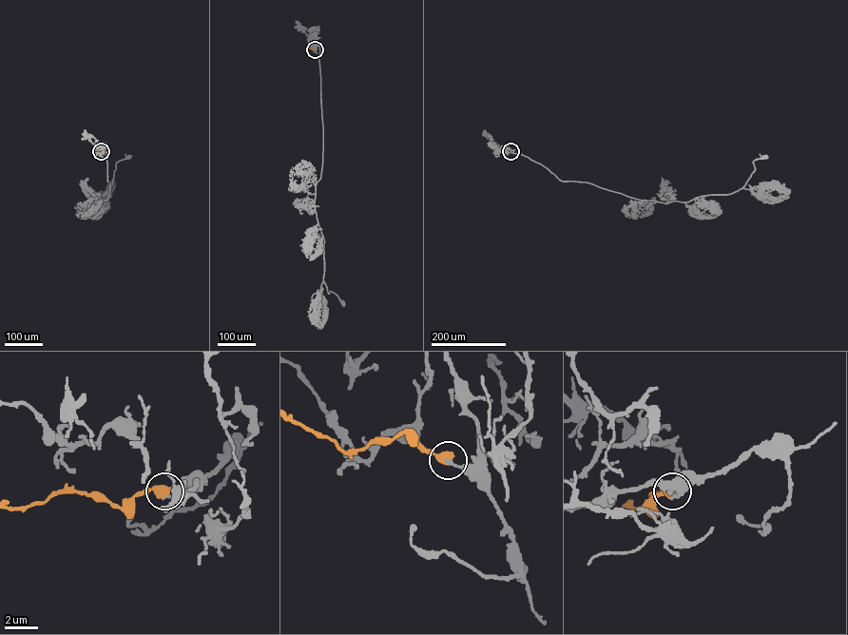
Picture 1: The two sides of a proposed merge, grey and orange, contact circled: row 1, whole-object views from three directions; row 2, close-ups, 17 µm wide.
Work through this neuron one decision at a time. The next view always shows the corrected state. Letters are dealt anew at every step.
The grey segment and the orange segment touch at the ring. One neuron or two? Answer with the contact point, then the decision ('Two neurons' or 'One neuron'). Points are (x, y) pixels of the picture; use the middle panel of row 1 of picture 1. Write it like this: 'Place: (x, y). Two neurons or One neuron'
Place: (315, 49). Two neurons

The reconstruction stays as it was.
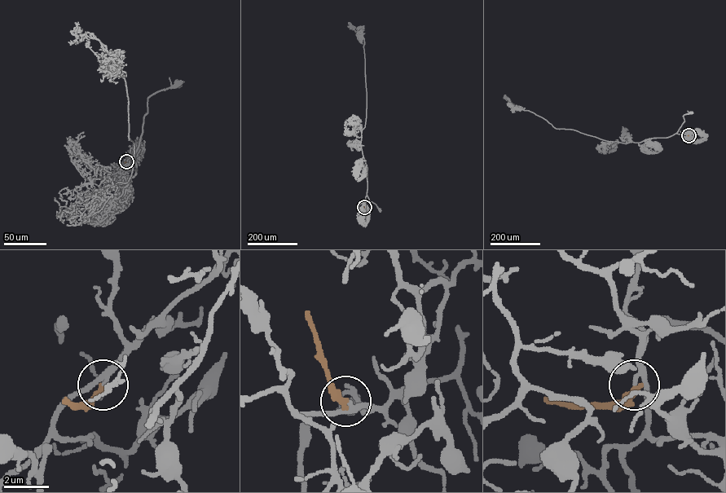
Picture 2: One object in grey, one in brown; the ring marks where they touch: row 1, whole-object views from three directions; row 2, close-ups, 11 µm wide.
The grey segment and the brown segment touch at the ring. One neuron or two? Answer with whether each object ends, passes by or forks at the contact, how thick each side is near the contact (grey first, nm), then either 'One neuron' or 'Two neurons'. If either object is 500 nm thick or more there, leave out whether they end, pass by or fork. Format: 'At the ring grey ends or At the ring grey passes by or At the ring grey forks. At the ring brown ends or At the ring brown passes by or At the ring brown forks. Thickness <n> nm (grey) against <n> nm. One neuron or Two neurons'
At the ring grey passes by. At the ring brown ends. Thickness 190 nm (grey) against 300 nm. Two neurons

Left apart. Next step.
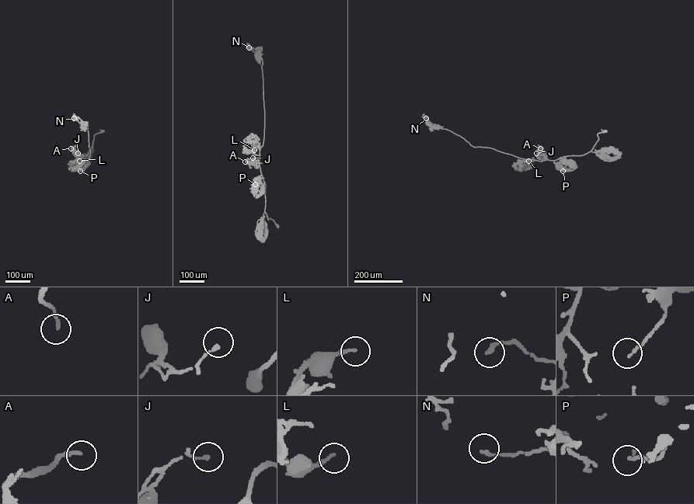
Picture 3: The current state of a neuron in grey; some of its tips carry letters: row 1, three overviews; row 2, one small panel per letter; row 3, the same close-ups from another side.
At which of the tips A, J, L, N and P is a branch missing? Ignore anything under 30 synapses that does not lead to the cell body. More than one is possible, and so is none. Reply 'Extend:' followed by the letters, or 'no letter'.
Extend: A

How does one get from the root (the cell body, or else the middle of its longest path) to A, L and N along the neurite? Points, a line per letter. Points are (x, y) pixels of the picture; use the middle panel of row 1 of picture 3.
A: (277, 225), (272, 219), (267, 218), (264, 210), (265, 184), (259, 163), (245, 161)
L: (277, 225), (272, 219), (267, 218), (264, 210), (265, 184), (259, 165), (259, 155), (253, 153), (254, 150)
N: (277, 225), (267, 218), (264, 210), (265, 184), (259, 161), (264, 133), (262, 58), (257, 48), (249, 47)

